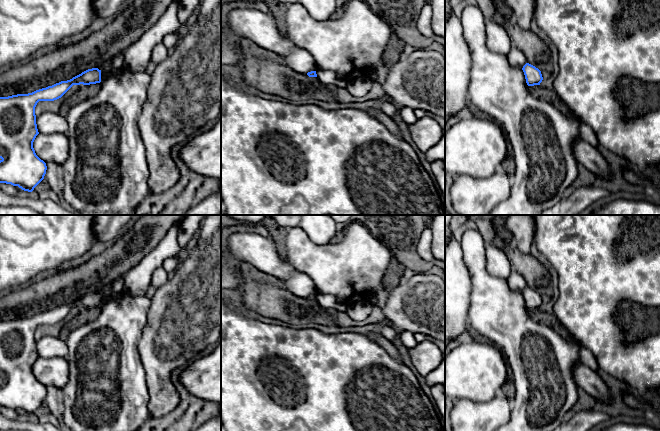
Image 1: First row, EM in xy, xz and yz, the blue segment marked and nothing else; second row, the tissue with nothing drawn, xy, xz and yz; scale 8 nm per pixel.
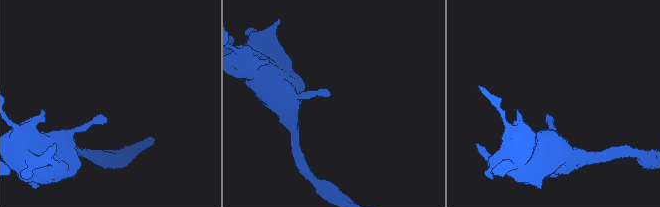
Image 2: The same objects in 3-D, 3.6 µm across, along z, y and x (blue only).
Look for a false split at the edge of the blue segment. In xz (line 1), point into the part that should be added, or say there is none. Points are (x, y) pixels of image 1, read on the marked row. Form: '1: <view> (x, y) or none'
1: none

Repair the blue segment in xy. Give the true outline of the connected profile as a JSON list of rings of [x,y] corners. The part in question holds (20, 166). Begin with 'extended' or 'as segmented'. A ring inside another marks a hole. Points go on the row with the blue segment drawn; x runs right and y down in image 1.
as segmented; [[[88,69],[67,81],[36,90],[28,94],[0,97],[0,183],[18,186],[32,192],[44,179],[47,166],[35,153],[33,142],[39,134],[35,107],[39,101],[54,101],[61,98],[73,85],[90,85],[101,82],[101,70]]]

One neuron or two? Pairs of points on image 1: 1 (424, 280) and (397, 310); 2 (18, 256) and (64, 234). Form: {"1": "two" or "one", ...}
{"1": "one", "2": "one"}

